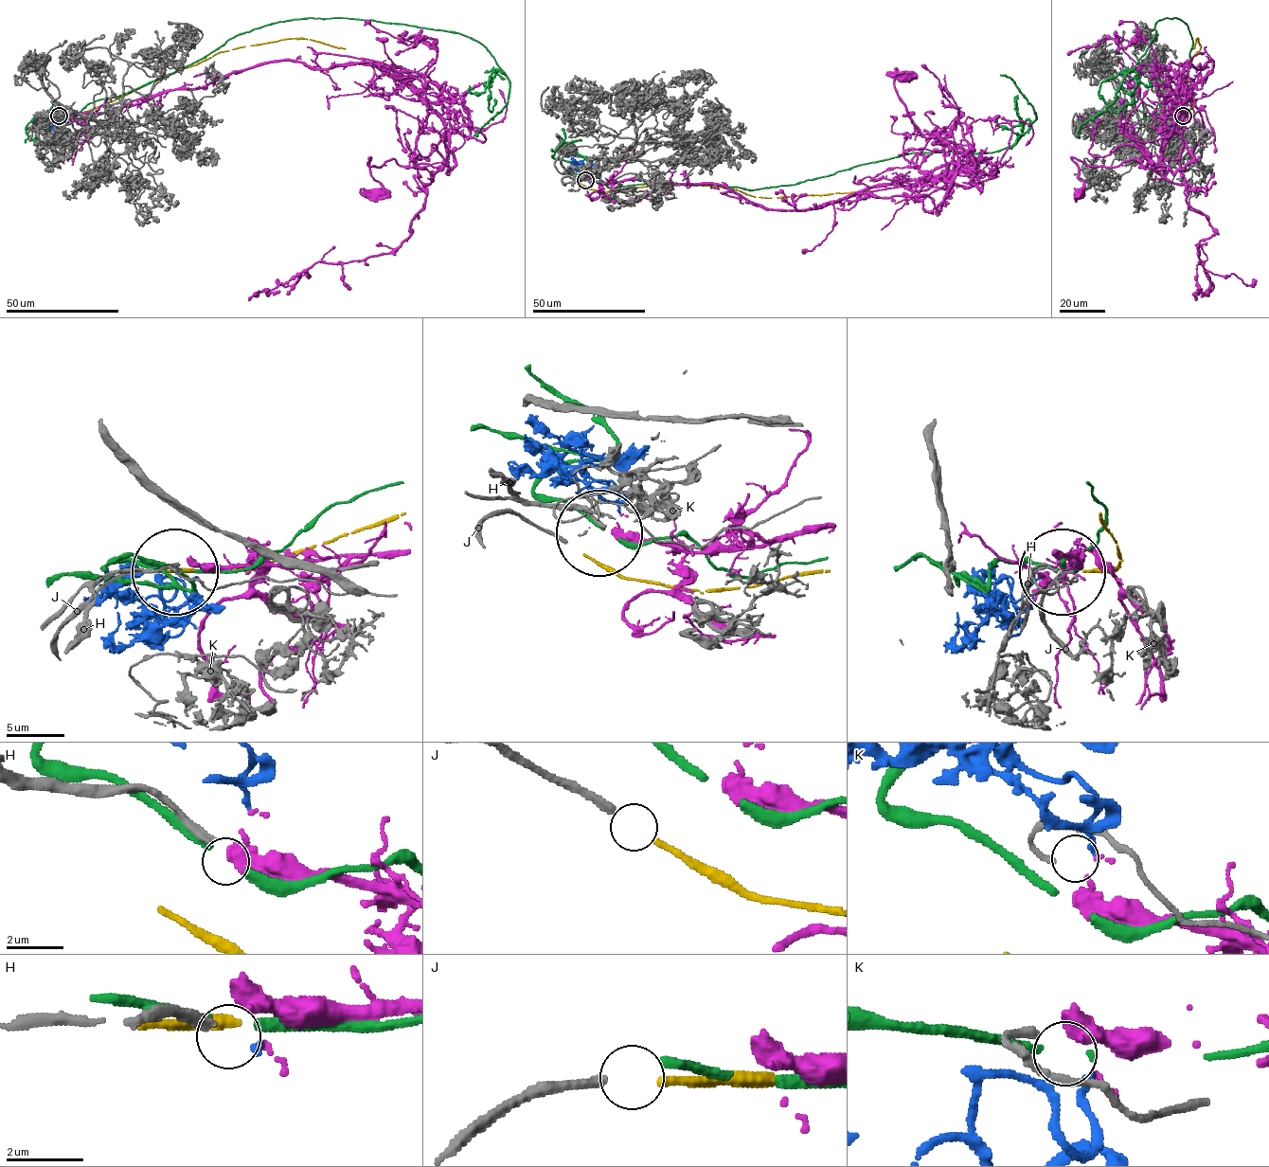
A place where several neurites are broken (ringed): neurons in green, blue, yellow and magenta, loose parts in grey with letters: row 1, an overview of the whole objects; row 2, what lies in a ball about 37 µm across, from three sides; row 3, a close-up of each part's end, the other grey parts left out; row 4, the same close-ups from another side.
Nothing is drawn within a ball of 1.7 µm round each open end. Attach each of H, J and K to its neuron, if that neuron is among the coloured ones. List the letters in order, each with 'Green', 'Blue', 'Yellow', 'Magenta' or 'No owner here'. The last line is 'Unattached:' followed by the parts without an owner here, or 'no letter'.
H: No owner here
J: Yellow
K: Blue
Unattached: H

